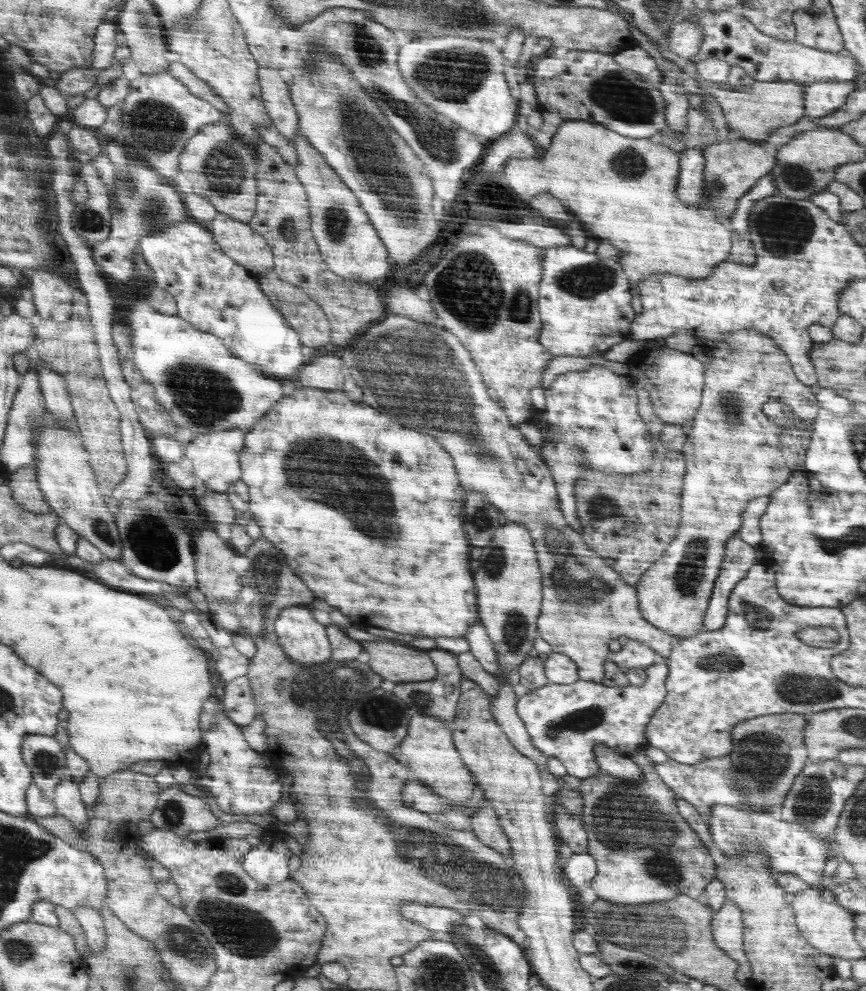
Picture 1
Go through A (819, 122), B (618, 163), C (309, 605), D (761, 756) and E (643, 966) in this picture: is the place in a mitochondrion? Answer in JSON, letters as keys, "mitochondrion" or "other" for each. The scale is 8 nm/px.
{"A":"other","B":"mitochondrion","C":"other","D":"mitochondrion","E":"mitochondrion"}

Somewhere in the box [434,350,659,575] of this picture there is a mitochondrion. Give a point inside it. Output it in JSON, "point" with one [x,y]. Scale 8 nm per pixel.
{"point":[601,507]}

